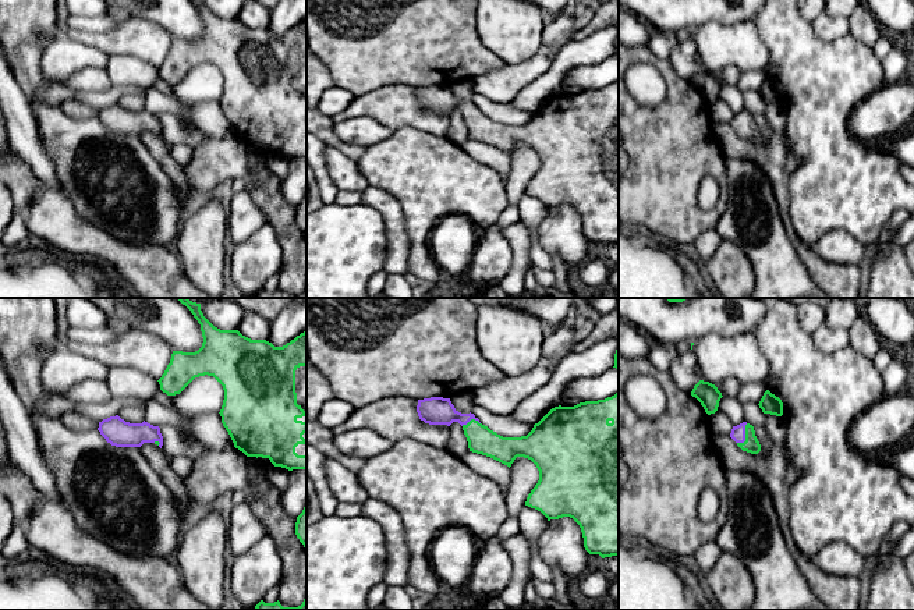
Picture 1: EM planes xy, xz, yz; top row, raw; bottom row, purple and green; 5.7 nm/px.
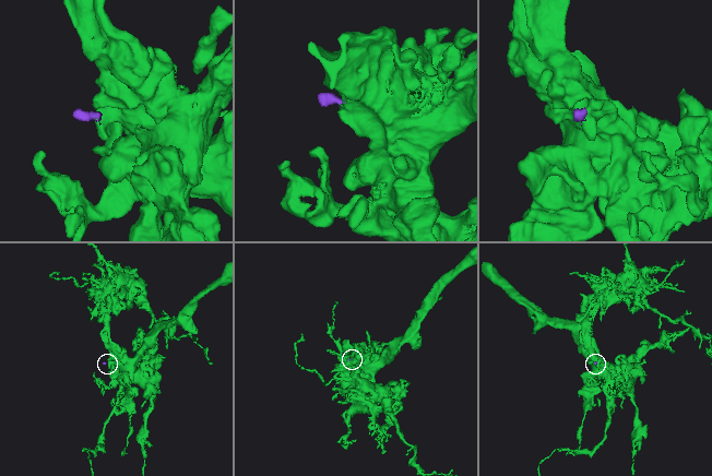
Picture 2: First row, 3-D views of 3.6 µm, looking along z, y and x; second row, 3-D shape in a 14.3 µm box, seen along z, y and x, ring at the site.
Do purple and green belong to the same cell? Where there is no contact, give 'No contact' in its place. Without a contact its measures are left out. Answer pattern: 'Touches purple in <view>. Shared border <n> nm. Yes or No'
Touches purple in yz. Shared border 130 nm. Yes

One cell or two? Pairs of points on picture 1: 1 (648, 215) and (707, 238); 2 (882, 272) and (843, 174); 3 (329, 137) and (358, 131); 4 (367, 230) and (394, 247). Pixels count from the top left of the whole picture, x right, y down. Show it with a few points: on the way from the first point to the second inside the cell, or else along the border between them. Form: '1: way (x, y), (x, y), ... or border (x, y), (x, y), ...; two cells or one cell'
1: border (715, 227), (704, 230), (693, 243); two cells
2: border (892, 212), (877, 241); two cells
3: border (333, 123), (333, 131), (343, 142), (365, 148); two cells
4: border (378, 212), (386, 237), (383, 269); two cells

